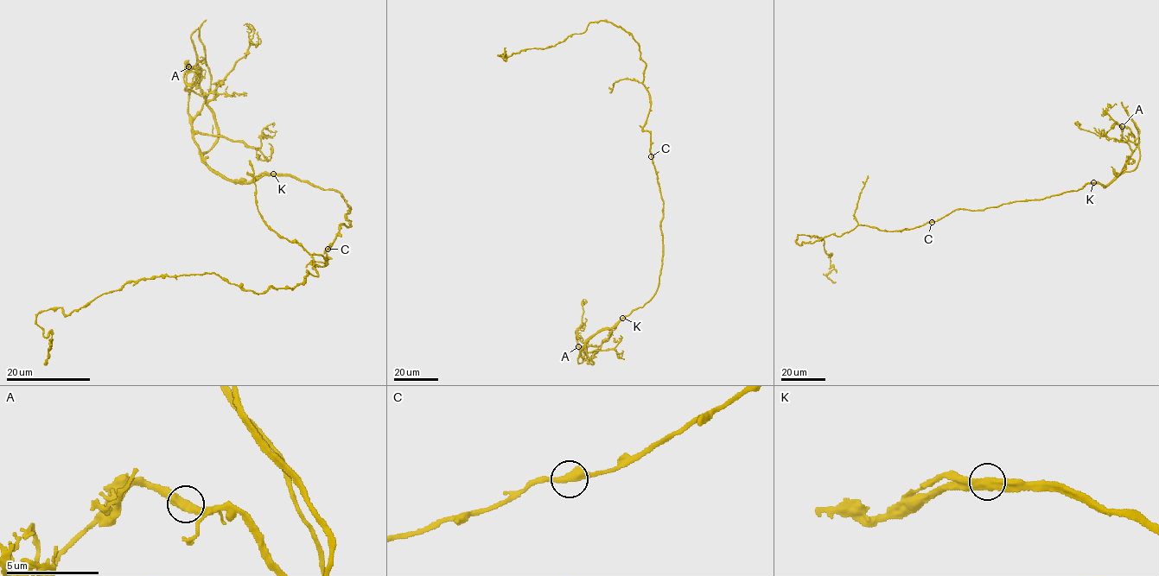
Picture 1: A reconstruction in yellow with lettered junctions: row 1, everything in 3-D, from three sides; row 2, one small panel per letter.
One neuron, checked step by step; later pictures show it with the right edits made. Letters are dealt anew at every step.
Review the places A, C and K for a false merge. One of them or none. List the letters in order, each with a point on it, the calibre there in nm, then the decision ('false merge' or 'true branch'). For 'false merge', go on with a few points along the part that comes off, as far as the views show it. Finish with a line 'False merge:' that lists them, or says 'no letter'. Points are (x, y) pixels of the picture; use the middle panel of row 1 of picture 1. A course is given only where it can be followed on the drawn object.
A: (578, 346) | 480 nm | true branch
C: (651, 156) | 420 nm | true branch
K: (622, 318) | 480 nm | false merge | (622, 318), (585, 344), (591, 363), (583, 357), (576, 331), (582, 322), (583, 302)
False merge: K

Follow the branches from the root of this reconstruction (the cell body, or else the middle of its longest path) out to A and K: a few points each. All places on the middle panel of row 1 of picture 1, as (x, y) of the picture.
A: (652, 155), (663, 202), (657, 291), (643, 306), (612, 327), (599, 330), (585, 344), (592, 363), (578, 346)
K: (652, 155), (663, 202), (660, 224), (661, 269), (655, 294), (643, 306), (622, 318)

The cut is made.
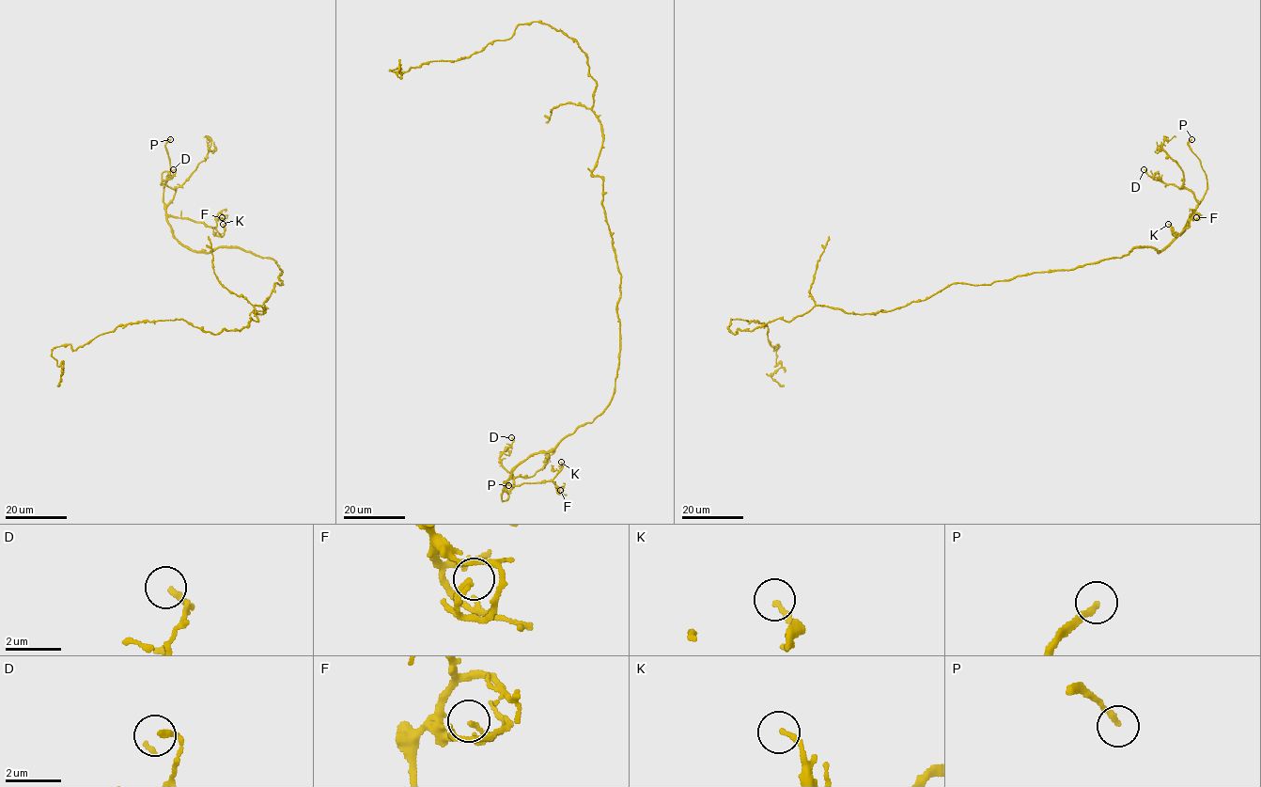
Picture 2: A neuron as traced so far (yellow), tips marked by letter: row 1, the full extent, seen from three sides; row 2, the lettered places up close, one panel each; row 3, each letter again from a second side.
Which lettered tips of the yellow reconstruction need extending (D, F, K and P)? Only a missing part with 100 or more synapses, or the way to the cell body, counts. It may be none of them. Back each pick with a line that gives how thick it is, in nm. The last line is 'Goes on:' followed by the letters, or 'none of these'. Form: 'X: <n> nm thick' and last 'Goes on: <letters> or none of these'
P: 200 nm thick
Goes on: P

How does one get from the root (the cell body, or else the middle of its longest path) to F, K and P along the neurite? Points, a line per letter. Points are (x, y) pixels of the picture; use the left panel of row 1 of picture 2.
F: (266, 301), (283, 284), (272, 259), (233, 247), (192, 251), (167, 222), (215, 227), (222, 217)
K: (266, 301), (283, 284), (272, 259), (233, 247), (192, 251), (167, 217), (203, 222), (222, 236), (223, 224)
P: (266, 301), (275, 283), (283, 284), (272, 259), (233, 247), (194, 252), (174, 236), (163, 201), (170, 139)

